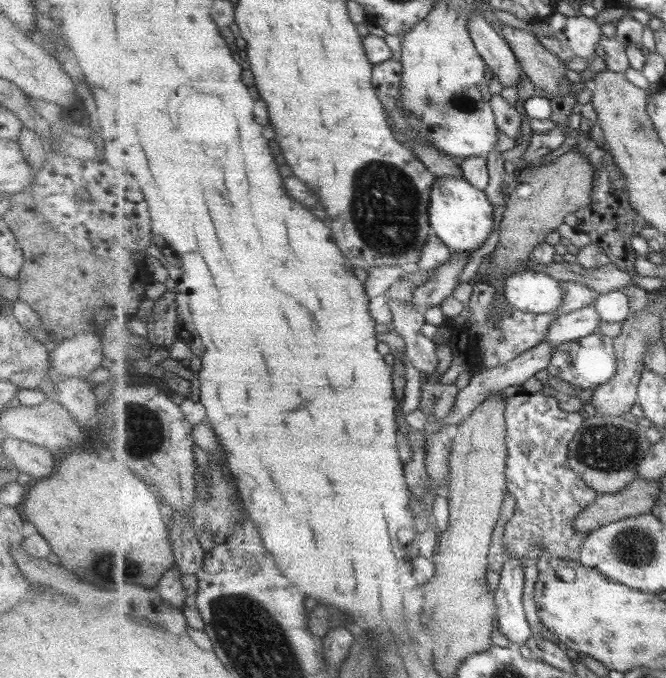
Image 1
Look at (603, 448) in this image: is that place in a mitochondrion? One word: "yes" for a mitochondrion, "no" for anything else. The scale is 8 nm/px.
yes

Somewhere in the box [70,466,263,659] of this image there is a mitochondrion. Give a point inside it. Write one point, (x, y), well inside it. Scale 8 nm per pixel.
(121, 565)

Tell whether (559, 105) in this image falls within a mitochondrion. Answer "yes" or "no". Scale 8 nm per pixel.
no

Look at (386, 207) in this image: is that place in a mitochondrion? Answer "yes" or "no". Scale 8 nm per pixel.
yes

